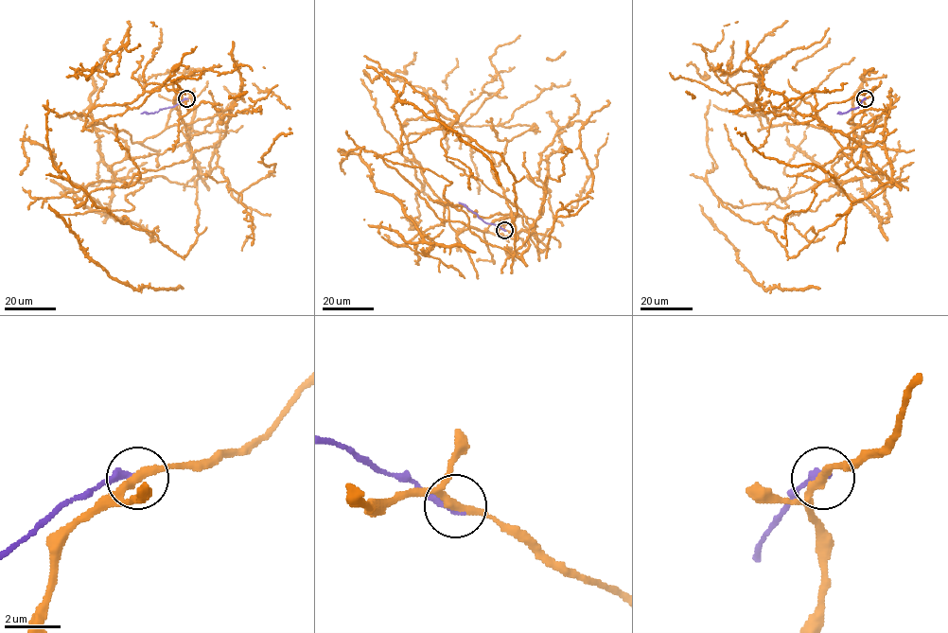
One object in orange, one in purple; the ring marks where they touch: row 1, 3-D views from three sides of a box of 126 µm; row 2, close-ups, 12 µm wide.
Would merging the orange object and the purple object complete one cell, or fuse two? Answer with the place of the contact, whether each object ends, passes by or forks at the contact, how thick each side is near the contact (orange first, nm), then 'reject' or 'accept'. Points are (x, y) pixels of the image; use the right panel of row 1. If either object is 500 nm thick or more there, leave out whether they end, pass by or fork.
(865, 98) | orange passes by | purple ends | 320/280 nm | reject

